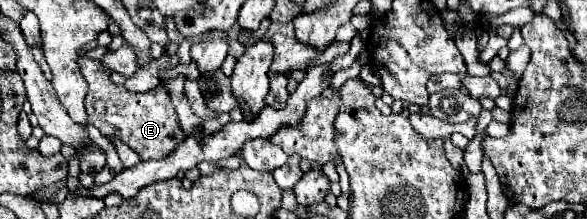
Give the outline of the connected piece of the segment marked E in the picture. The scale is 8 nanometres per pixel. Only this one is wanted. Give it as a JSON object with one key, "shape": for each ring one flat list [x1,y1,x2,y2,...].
{"shape":[[80,56,78,66,84,80,88,82,88,94,84,98,88,122,94,124,106,138,110,138,112,134,118,136,124,144,138,152,142,160,166,158,168,154,172,154,172,150,176,150,176,146,180,146,180,142,184,142,186,134,180,128,170,94,162,84,148,92,130,92,110,80,110,72,100,64,100,60]]}

